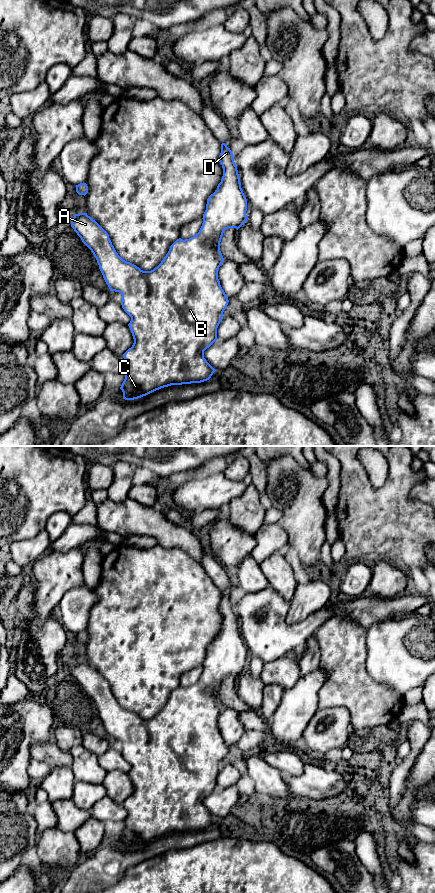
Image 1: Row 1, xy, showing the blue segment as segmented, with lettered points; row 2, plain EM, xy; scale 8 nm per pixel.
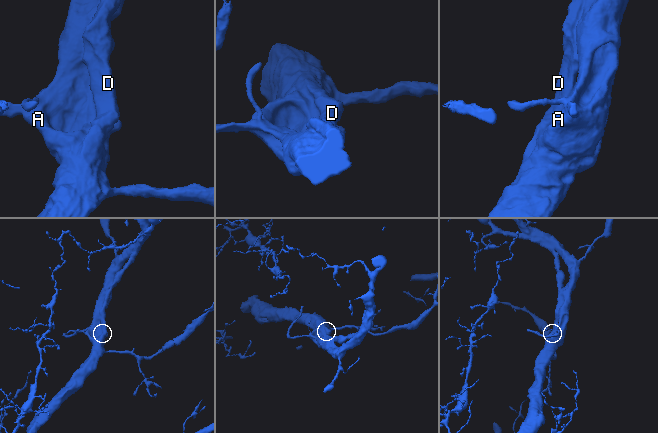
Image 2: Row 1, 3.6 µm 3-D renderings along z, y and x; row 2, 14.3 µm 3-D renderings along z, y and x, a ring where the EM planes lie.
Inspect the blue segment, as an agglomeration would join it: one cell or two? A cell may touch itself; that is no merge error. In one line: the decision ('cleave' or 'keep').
keep

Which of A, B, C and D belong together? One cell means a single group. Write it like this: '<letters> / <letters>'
A B C D

